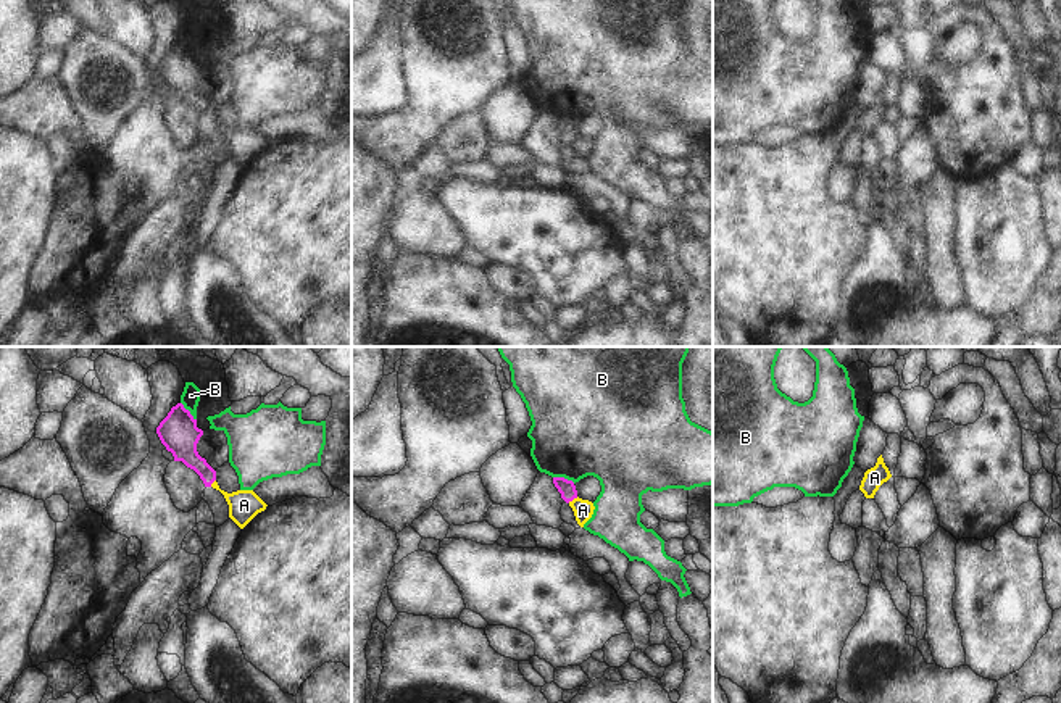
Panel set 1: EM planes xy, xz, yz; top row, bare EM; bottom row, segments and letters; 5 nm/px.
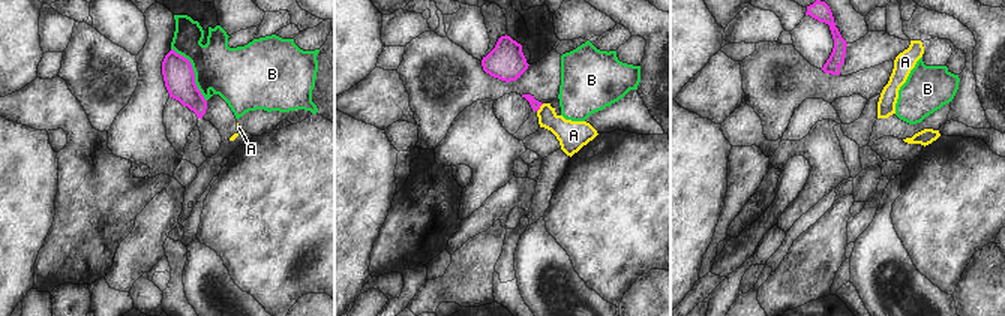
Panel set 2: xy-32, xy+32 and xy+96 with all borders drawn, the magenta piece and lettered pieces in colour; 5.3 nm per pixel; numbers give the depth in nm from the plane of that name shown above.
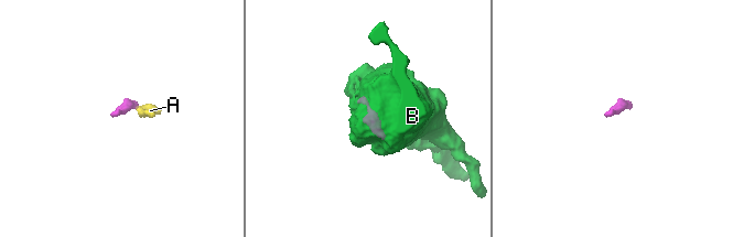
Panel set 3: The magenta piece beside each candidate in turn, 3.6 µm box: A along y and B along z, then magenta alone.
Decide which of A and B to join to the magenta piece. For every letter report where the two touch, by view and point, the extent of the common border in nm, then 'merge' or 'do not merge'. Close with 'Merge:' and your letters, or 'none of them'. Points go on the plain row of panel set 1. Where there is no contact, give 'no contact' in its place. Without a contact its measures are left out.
A: xz (573, 137) | 60 nm | do not merge
B: xz (563, 116) | 120 nm | do not merge
Merge: none of them

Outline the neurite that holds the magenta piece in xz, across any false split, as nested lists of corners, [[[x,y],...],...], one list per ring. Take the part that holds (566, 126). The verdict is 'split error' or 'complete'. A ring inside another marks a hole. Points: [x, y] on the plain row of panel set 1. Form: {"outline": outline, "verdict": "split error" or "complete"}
{"outline": [[[553,116],[553,123],[558,127],[558,131],[561,132],[561,137],[569,142],[574,137],[577,137],[577,129],[572,119],[568,119],[564,116]]], "verdict": "complete"}

